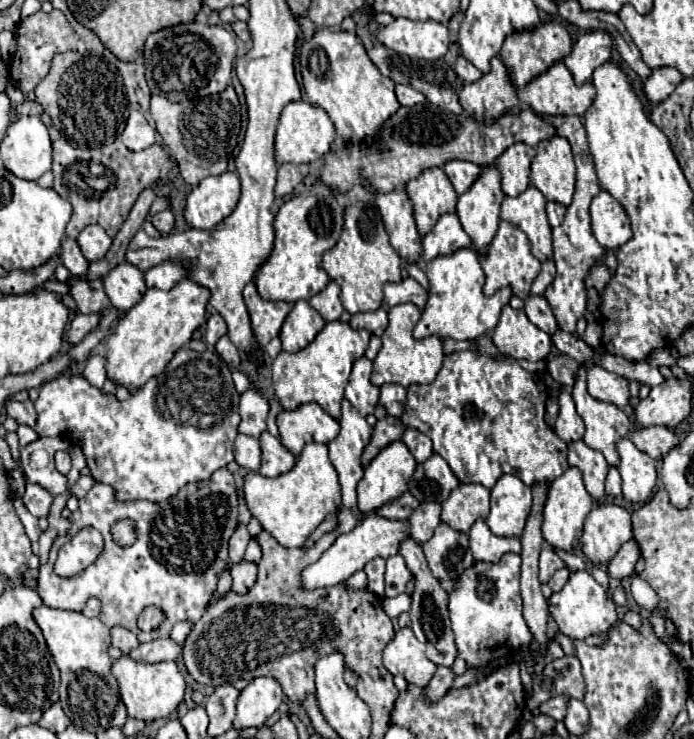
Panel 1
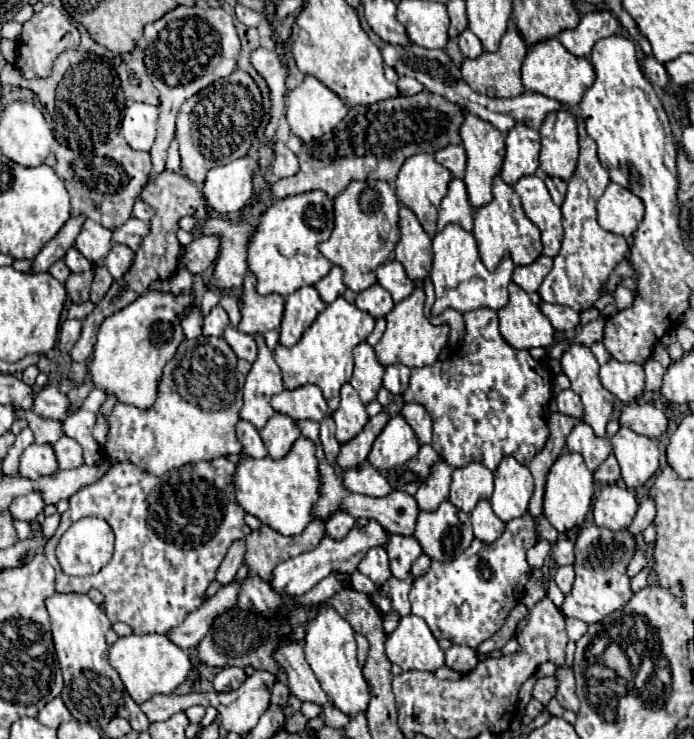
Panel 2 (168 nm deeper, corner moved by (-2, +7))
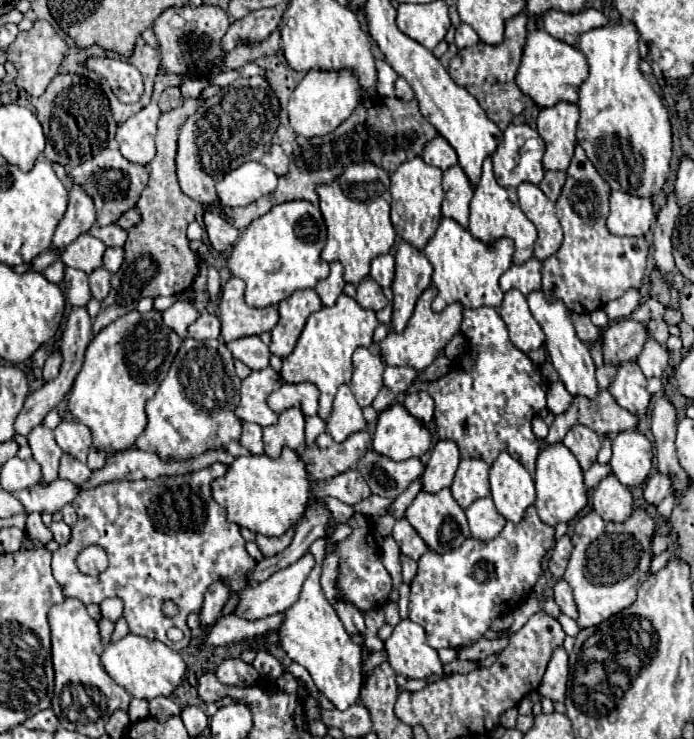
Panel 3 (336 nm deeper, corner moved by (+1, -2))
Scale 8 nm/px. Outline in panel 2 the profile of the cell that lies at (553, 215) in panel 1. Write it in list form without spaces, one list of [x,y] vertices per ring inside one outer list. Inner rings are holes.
[[[539,172],[539,174],[541,174],[541,178],[543,178],[543,182],[545,182],[545,186],[547,186],[547,190],[549,190],[551,198],[553,198],[553,202],[555,202],[557,206],[561,206],[563,198],[565,198],[567,184],[565,184],[563,180],[559,180],[559,178],[551,178],[551,176],[543,174],[543,172]]]

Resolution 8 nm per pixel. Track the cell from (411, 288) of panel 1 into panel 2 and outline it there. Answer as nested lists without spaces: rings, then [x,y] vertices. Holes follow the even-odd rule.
[[[387,260],[385,264],[381,264],[377,268],[377,282],[391,292],[395,304],[399,304],[401,300],[405,300],[413,290],[415,290],[415,282],[407,278],[405,268],[397,262],[397,260]]]

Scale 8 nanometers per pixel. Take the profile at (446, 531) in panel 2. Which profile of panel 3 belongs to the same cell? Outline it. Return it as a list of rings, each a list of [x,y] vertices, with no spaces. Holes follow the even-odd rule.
[[[442,489],[440,493],[434,493],[434,495],[420,491],[416,495],[416,499],[412,501],[412,505],[408,507],[406,519],[418,531],[418,535],[424,539],[428,549],[432,549],[432,551],[436,551],[440,555],[458,549],[470,537],[466,515],[460,509],[460,505],[456,505],[450,489]]]

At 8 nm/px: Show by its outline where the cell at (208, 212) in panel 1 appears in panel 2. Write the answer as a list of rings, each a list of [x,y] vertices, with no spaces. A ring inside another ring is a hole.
[[[253,156],[209,170],[203,186],[207,206],[221,214],[235,214],[243,210],[253,196],[253,176],[257,170],[259,162]]]

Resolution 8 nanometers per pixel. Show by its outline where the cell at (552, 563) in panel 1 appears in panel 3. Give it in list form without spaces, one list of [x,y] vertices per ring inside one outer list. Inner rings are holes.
[[[564,535],[564,537],[556,543],[554,555],[552,555],[550,563],[548,563],[550,573],[552,573],[556,579],[560,579],[560,577],[564,575],[566,565],[568,565],[568,559],[570,559],[570,553],[572,553],[572,543],[570,543],[570,537]]]

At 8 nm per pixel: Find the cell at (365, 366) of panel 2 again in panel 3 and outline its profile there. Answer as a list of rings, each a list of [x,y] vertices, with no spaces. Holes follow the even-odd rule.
[[[356,349],[354,351],[354,375],[350,381],[350,389],[358,401],[360,407],[372,405],[374,397],[382,389],[382,373],[384,373],[384,363],[378,353],[372,353],[370,349]]]

